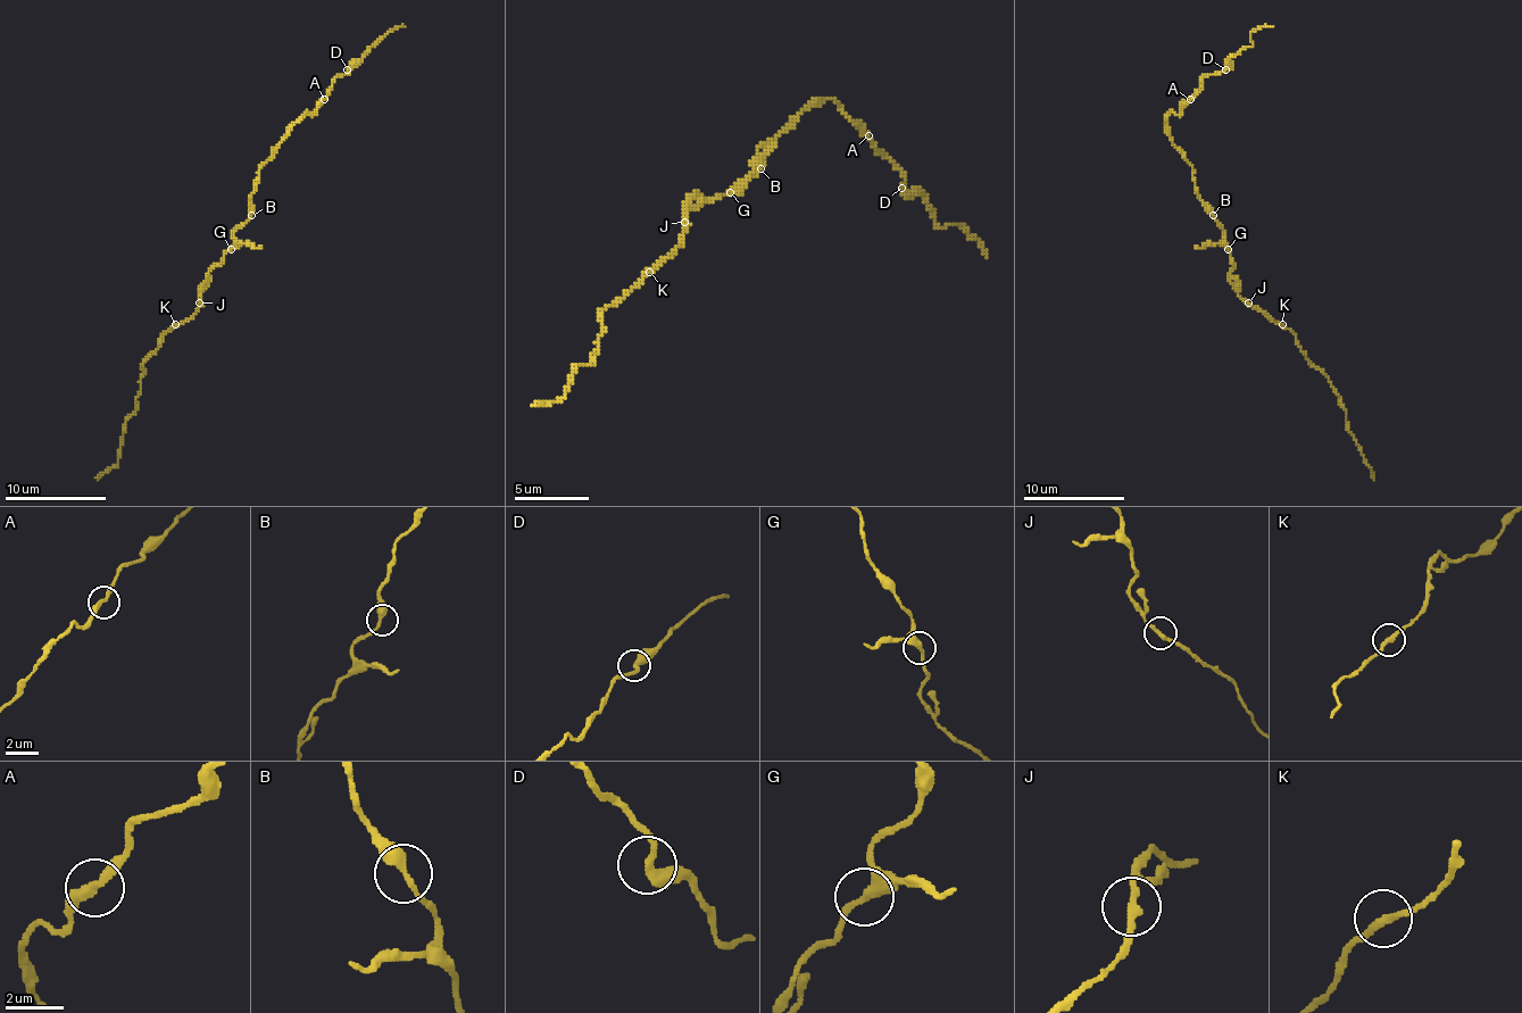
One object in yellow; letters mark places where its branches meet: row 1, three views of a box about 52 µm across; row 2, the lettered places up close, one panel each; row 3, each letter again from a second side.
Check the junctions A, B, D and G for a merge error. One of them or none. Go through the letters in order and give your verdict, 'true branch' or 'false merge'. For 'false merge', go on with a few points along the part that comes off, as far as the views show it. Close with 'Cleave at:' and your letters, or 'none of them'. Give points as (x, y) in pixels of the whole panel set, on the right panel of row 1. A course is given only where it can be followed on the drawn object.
A: true branch
B: true branch
D: true branch
G: true branch
Cleave at: none of them

